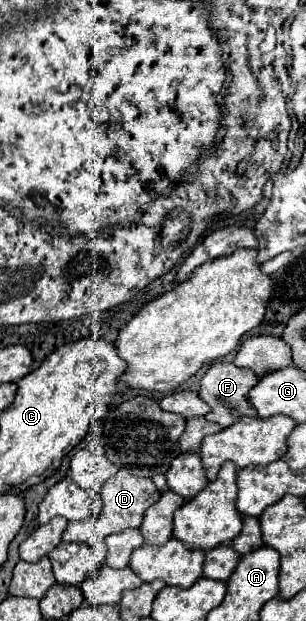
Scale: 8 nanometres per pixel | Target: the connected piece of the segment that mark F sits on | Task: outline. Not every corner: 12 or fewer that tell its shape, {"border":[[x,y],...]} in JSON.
{"border":[[216,362],[200,382],[204,416],[228,428],[256,416],[248,392],[258,376]]}

